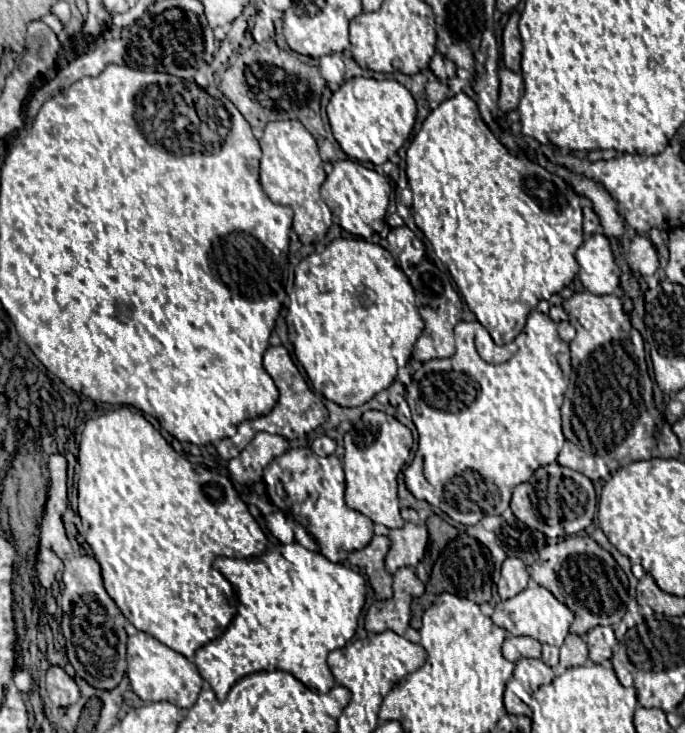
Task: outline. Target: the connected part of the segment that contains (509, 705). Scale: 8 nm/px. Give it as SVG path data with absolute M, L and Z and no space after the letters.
M506 689L506 693L504 693L504 707L512 715L528 715L528 717L532 717L532 709L520 697L516 697L510 689Z

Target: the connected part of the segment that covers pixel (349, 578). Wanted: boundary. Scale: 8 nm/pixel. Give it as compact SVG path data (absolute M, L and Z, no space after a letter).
M298 543L278 545L258 557L248 559L218 557L214 561L214 569L218 569L238 593L238 613L230 627L218 639L210 641L208 645L196 651L196 667L214 689L216 699L226 699L230 687L244 675L268 669L274 671L278 667L286 673L292 673L312 691L320 695L328 693L334 687L334 675L328 669L326 657L330 651L340 649L342 641L350 641L356 633L358 617L366 601L364 577L352 571L350 567L328 561L324 555L316 551L308 551Z

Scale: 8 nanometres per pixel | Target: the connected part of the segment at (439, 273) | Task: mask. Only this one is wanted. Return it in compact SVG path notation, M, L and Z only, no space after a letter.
M400 259L398 261L404 273L408 275L414 293L416 293L416 305L420 309L420 315L424 319L424 333L418 337L412 357L420 363L426 363L430 359L442 359L442 357L452 357L456 347L454 347L454 325L460 321L462 315L462 299L456 293L452 279L446 271L438 269L430 259L422 259L420 263L410 263L410 259Z

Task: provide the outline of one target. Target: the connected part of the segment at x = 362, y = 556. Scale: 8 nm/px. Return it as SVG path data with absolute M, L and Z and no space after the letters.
M376 535L364 549L352 551L348 555L348 561L352 565L358 565L358 569L372 583L376 599L392 597L392 575L386 573L384 569L384 559L386 559L388 549L390 549L390 539Z

